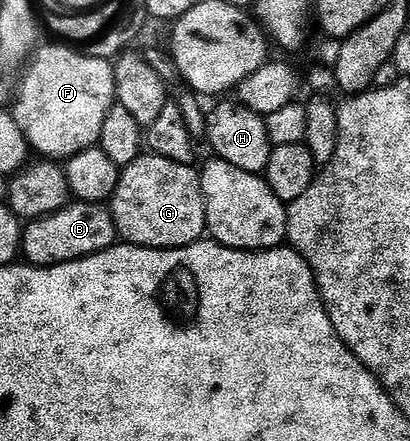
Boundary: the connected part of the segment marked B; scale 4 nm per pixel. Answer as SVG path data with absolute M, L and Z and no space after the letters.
M68 202L61 210L32 220L24 227L21 256L26 263L37 268L52 268L68 264L94 252L104 252L116 243L117 233L113 214L106 203L84 204Z

